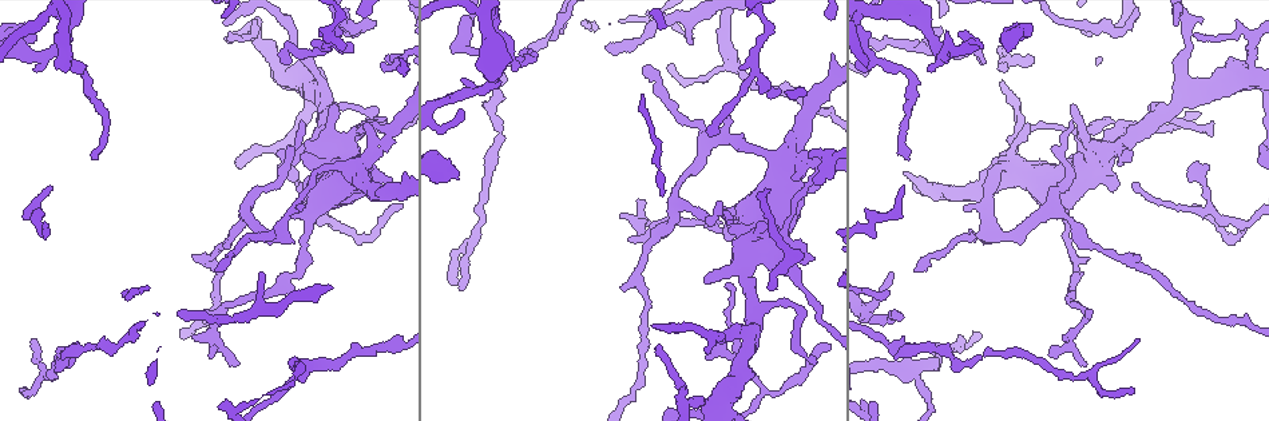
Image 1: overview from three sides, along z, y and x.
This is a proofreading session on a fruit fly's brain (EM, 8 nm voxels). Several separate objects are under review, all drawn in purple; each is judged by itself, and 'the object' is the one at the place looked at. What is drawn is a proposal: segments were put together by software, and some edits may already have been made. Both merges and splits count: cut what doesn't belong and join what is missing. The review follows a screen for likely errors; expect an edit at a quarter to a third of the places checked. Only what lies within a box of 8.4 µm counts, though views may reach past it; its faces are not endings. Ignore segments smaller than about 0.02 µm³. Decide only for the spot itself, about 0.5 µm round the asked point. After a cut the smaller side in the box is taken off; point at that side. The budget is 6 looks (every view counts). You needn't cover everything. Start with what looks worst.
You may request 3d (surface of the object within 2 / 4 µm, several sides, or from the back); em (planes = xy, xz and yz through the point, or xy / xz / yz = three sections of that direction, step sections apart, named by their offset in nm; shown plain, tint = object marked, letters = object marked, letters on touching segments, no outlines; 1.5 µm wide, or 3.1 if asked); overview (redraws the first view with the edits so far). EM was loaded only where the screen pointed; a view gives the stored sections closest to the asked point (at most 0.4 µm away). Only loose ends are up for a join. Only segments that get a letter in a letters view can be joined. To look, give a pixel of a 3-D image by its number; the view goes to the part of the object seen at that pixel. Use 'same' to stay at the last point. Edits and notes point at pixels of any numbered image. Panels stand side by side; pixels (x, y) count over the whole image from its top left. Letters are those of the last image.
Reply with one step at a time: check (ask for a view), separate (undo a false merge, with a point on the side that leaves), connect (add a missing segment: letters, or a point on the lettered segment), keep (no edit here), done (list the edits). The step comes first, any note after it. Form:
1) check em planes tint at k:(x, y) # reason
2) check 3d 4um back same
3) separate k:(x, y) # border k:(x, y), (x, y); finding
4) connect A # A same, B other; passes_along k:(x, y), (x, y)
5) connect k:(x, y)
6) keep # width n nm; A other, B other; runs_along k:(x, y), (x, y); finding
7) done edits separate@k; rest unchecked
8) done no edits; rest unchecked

check 3d 4um at 1:(897, 313) # thin end

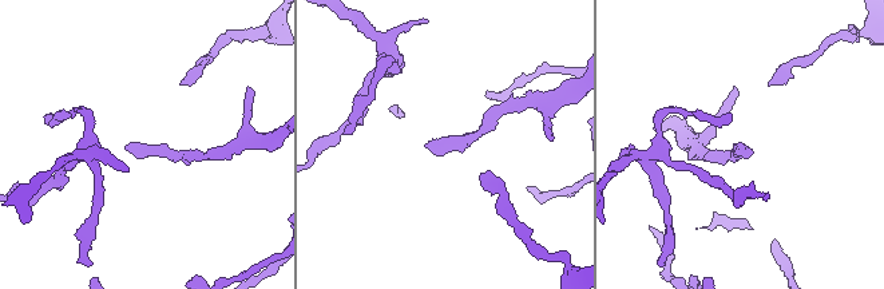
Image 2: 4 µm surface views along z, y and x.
check em yz step 4 tint at 2:(127, 148) # shape alone is not enough

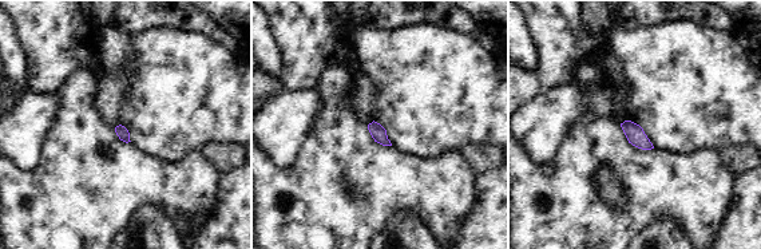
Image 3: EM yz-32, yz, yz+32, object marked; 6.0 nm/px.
check em planes letters same # another direction

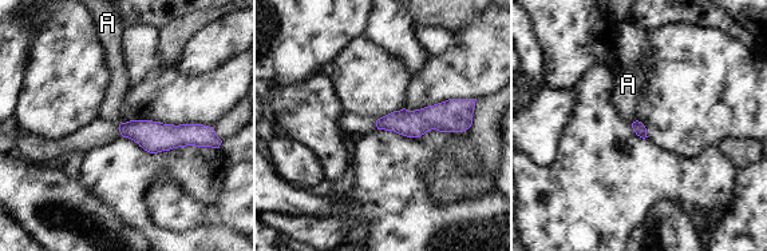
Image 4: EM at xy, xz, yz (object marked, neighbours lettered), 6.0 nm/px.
keep # A other; none of them fits

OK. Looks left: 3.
check em yz step 8 tint at 1:(224, 23) # free end

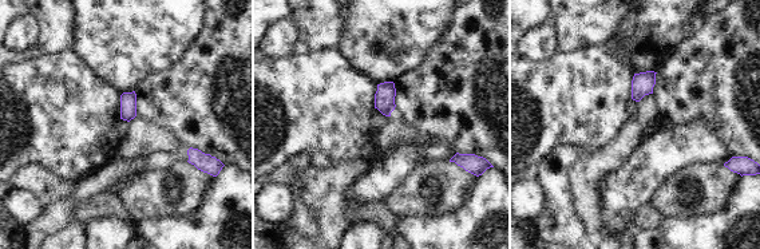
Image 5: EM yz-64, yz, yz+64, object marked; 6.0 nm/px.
check em planes letters same

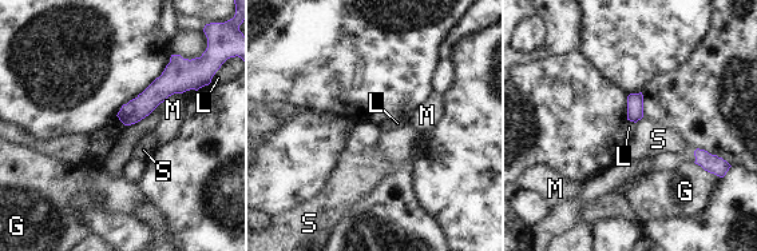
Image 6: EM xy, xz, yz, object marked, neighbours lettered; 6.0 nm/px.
keep # G other, L other, M other, S other; runs_along 6:(186, 76), (171, 80), (122, 116); no lettered segment goes on from it

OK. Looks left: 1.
done no edits; rest unchecked

